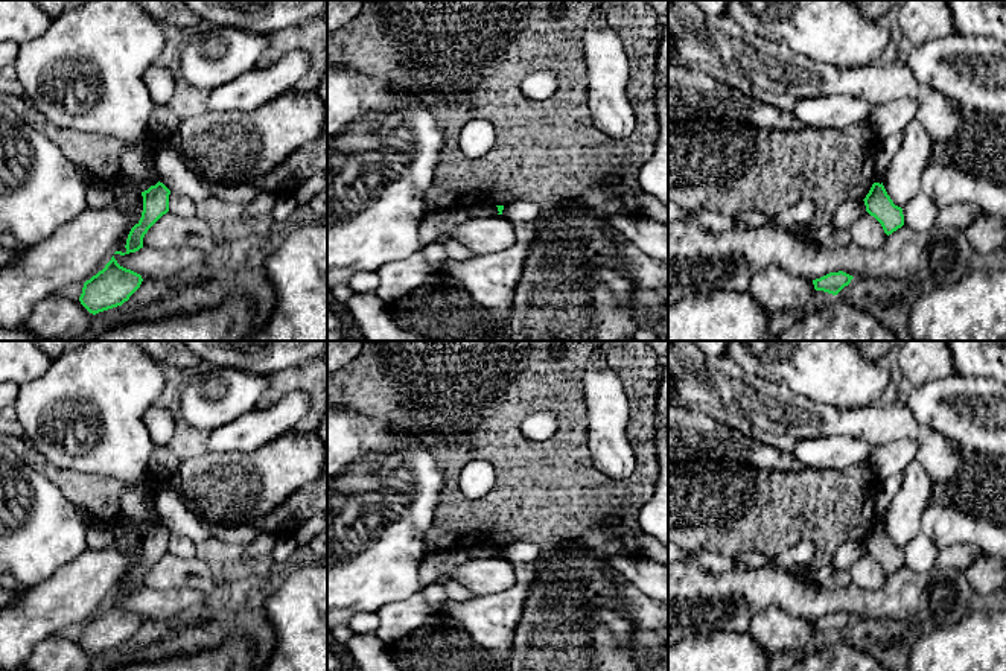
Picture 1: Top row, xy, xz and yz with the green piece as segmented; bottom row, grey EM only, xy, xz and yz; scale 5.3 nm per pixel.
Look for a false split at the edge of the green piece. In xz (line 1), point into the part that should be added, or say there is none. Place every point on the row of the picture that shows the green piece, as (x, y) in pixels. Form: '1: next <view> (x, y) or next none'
1: next none

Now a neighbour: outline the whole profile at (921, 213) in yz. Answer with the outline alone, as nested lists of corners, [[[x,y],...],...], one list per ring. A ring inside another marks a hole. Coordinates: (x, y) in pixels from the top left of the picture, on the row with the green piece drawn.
[[[921,190],[903,208],[904,225],[915,231],[927,231],[936,225],[939,207]]]

